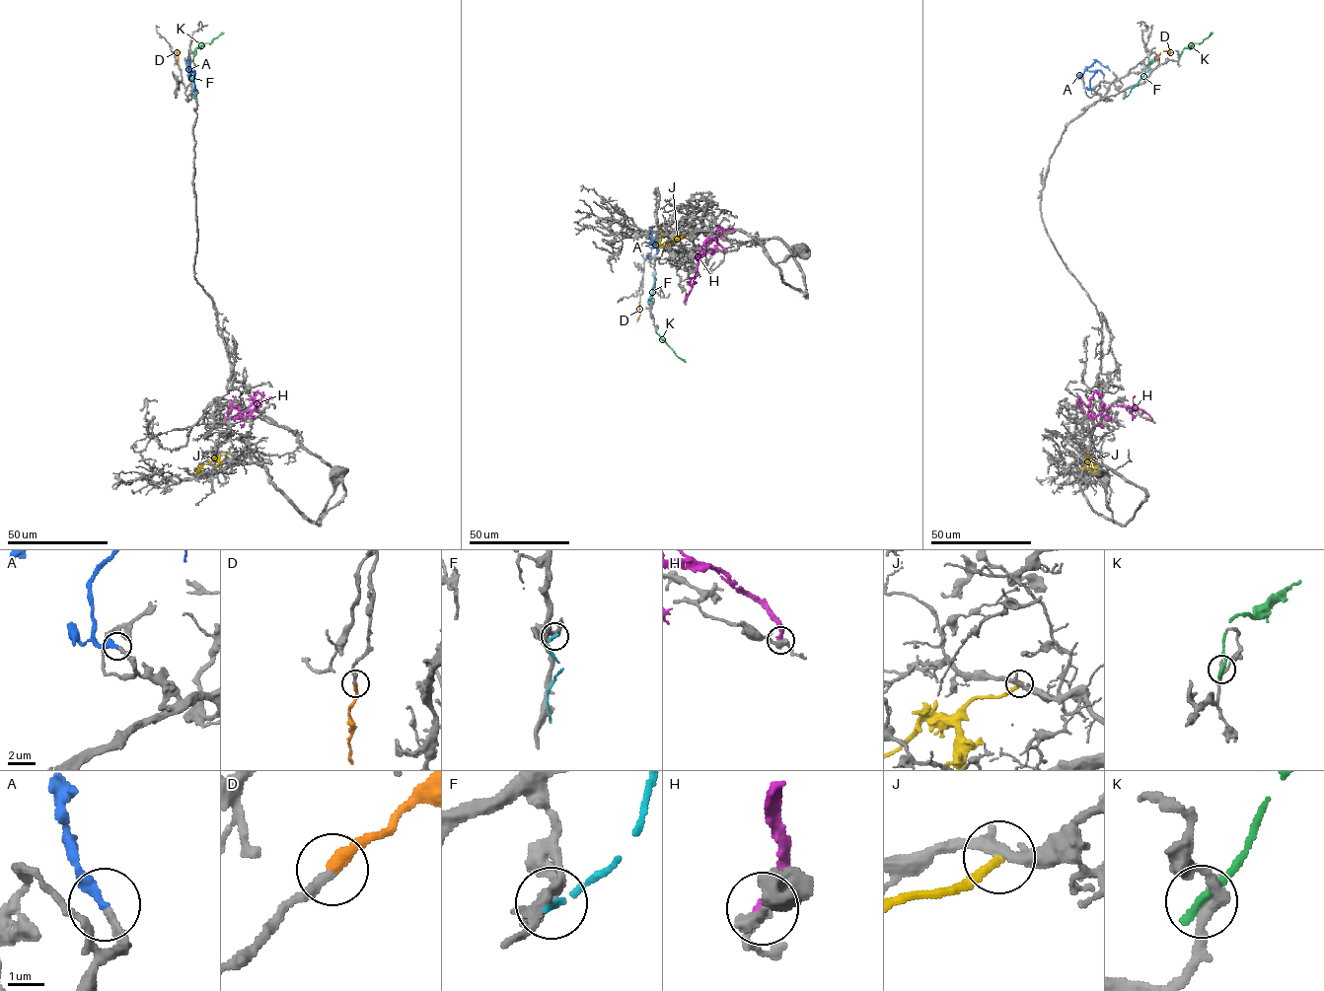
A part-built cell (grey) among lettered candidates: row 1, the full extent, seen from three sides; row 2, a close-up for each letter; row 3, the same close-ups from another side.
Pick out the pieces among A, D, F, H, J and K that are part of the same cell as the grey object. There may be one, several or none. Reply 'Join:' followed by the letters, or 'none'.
Join: A, D

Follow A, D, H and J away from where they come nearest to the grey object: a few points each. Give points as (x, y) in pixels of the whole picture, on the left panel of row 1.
A: (196, 90), (194, 72), (190, 71), (187, 60), (187, 70)
D: (179, 65), (178, 50), (175, 52)
H: (223, 420), (232, 407), (238, 406), (242, 415), (250, 414), (259, 401), (255, 407), (257, 412)
J: (227, 453), (202, 463), (197, 471), (198, 466), (199, 470)

